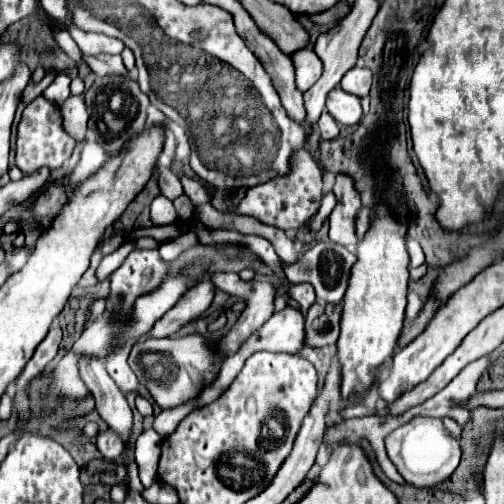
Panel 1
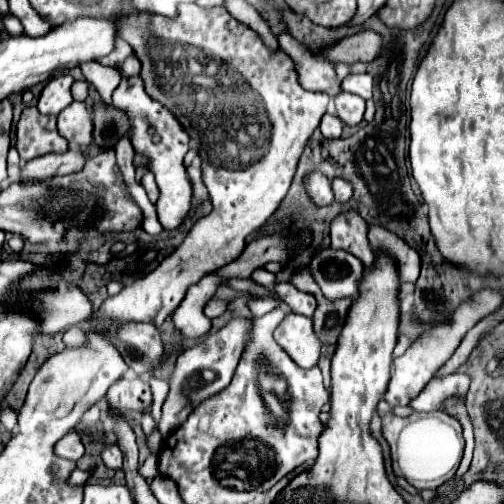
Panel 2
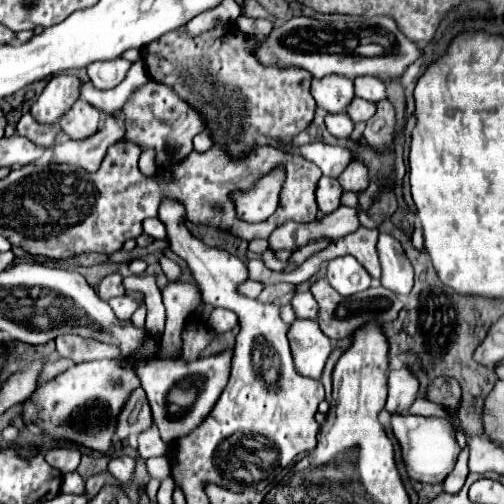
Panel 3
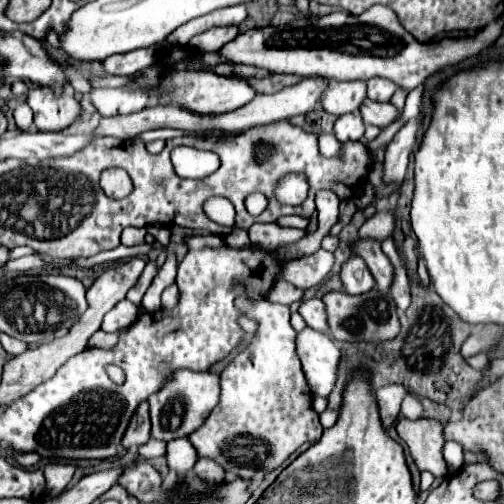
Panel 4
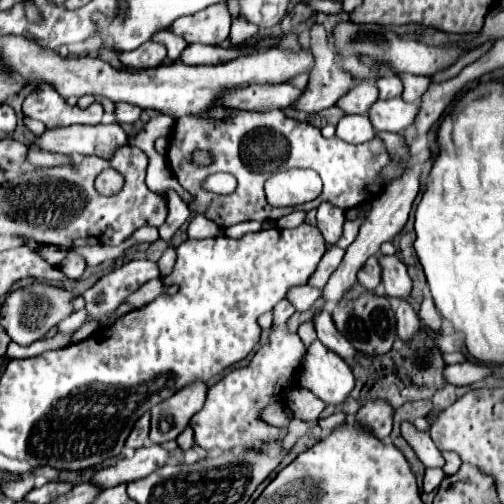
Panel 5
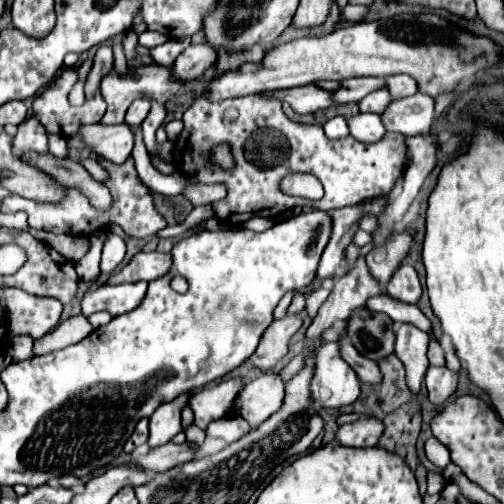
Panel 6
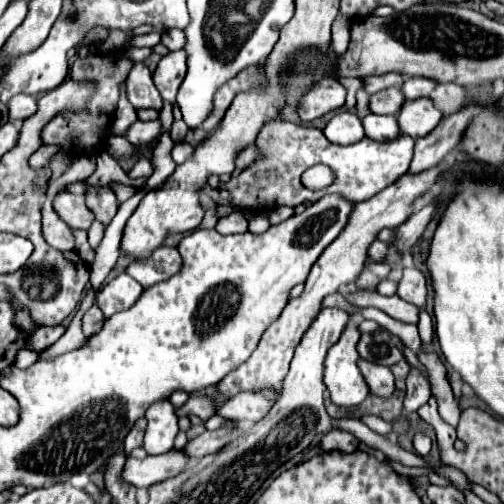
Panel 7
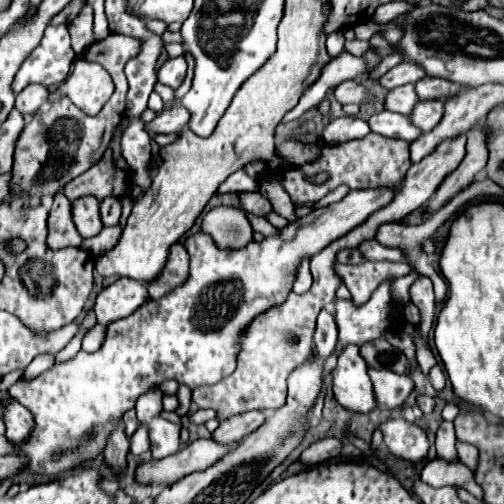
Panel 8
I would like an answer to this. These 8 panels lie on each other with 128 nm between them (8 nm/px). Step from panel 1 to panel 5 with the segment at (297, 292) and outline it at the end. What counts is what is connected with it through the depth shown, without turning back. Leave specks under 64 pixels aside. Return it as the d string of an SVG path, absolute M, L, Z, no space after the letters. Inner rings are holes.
M326 308L318 310L312 318L314 322L314 328L316 328L316 336L320 338L320 342L334 350L336 354L340 354L342 358L352 358L356 354L356 350L352 348L352 344L348 344L348 340L344 340L344 336L340 336L340 332L336 330L334 322L332 322L332 316Z

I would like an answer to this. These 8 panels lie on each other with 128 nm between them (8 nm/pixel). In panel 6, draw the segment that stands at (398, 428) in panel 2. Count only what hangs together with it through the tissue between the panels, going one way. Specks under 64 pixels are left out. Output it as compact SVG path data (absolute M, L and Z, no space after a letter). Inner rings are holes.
M428 438L424 448L426 448L428 460L440 469L443 470L451 462L449 450L446 450L436 438Z

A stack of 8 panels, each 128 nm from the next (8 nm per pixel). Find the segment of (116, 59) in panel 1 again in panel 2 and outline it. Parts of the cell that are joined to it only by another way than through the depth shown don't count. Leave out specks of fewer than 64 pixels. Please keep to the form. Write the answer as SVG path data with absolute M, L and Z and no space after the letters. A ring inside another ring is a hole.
M114 66L114 68L120 72L120 84L112 94L112 104L116 108L128 112L128 116L132 120L132 132L130 132L132 146L136 148L136 152L150 158L150 170L154 172L158 188L160 188L160 200L156 204L160 224L166 230L174 230L182 224L184 216L190 210L192 184L190 184L186 170L182 166L182 160L184 160L186 152L190 150L190 138L188 138L188 134L184 134L184 128L172 116L170 110L166 110L160 102L148 98L148 94L144 92L144 84L142 84L140 76L128 78L128 76L124 76L120 66Z

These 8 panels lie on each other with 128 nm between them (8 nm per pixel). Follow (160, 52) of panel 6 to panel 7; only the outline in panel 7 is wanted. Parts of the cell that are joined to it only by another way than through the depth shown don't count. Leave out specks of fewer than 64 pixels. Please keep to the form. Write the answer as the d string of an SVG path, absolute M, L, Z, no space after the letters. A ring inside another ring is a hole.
M172 30L172 32L164 32L162 34L162 44L174 52L174 50L182 50L186 44L186 34L182 30Z

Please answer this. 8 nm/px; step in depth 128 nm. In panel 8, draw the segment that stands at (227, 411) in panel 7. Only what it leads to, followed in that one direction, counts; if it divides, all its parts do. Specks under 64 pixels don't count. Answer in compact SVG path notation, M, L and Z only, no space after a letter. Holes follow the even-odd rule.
M198 410L193 414L189 414L190 421L197 425L204 424L208 420L216 418L216 416L218 416L216 410Z

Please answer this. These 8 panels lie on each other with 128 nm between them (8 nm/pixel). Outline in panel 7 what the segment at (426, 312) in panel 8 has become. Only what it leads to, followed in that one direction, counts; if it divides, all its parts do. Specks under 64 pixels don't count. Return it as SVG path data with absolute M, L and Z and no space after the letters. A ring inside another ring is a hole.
M404 268L402 270L402 280L398 282L398 290L396 294L406 300L406 302L412 302L416 304L418 308L422 308L426 304L426 278L424 274L418 270L418 268Z

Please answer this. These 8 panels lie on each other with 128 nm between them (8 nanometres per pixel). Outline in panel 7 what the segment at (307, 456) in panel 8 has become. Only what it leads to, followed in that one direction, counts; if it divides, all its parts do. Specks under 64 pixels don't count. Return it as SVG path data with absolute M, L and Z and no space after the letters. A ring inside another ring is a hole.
M332 430L332 432L324 434L324 438L322 438L322 450L326 450L326 452L330 452L330 450L356 452L358 444L360 444L358 438L344 430Z

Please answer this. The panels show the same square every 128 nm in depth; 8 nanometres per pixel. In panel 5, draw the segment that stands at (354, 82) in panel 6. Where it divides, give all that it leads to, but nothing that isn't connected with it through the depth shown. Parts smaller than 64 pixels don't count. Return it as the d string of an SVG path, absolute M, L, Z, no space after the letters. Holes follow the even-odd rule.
M326 30L310 32L310 50L314 52L314 68L308 74L308 86L296 100L296 106L290 106L292 110L308 114L334 106L354 82L354 78L338 66Z

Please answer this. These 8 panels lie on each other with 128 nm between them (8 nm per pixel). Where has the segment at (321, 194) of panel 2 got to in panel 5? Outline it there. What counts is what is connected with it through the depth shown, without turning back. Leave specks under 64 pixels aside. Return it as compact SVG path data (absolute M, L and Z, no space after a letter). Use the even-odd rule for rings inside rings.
M322 202L318 206L318 214L316 214L316 220L318 220L318 230L322 232L322 236L328 240L328 244L336 242L342 234L342 224L344 224L344 212L330 204L330 202Z

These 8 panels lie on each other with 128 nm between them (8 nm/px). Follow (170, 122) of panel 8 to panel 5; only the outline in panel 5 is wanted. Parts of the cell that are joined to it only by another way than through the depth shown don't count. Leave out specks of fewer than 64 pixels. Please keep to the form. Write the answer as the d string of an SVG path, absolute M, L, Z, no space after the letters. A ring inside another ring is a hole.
M76 124L76 126L66 126L66 128L46 128L44 134L40 134L32 144L40 150L66 154L66 156L74 156L78 152L82 156L96 154L96 156L110 158L112 152L116 152L116 148L128 144L128 136L118 124L96 124L96 126L78 126Z

